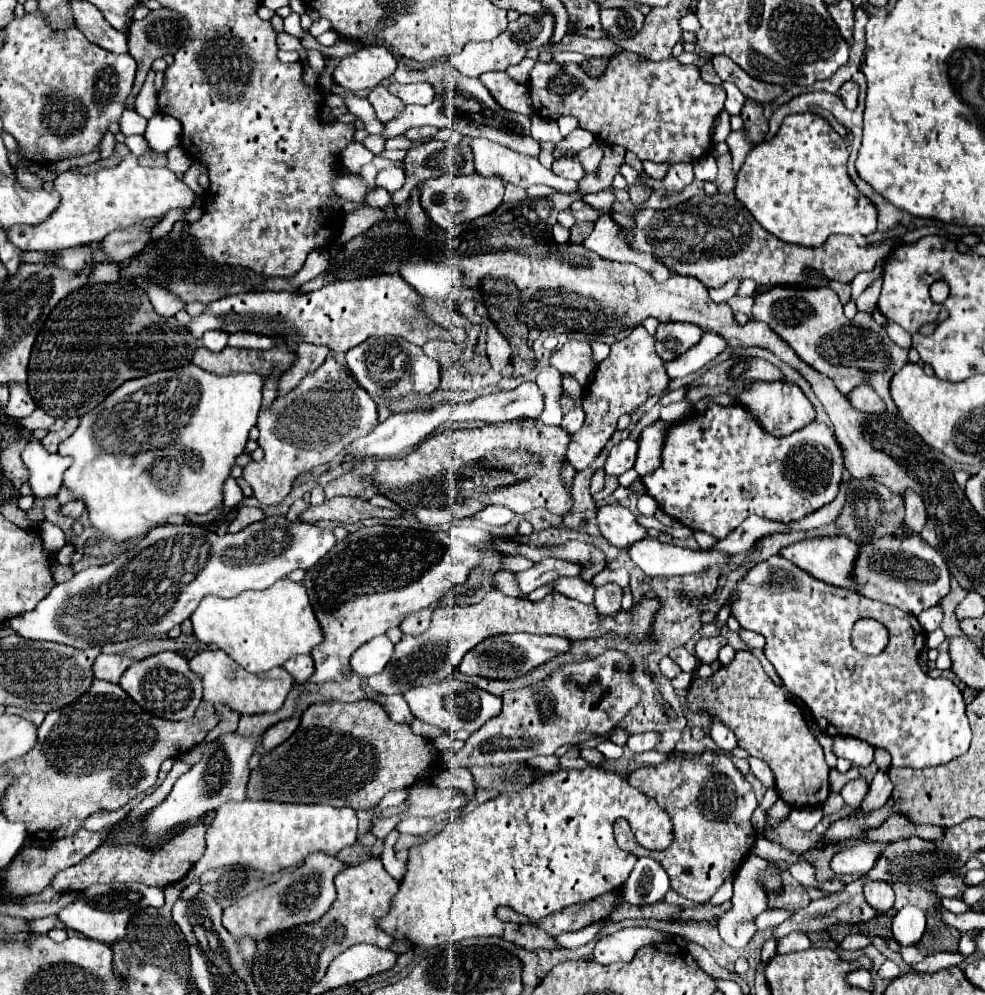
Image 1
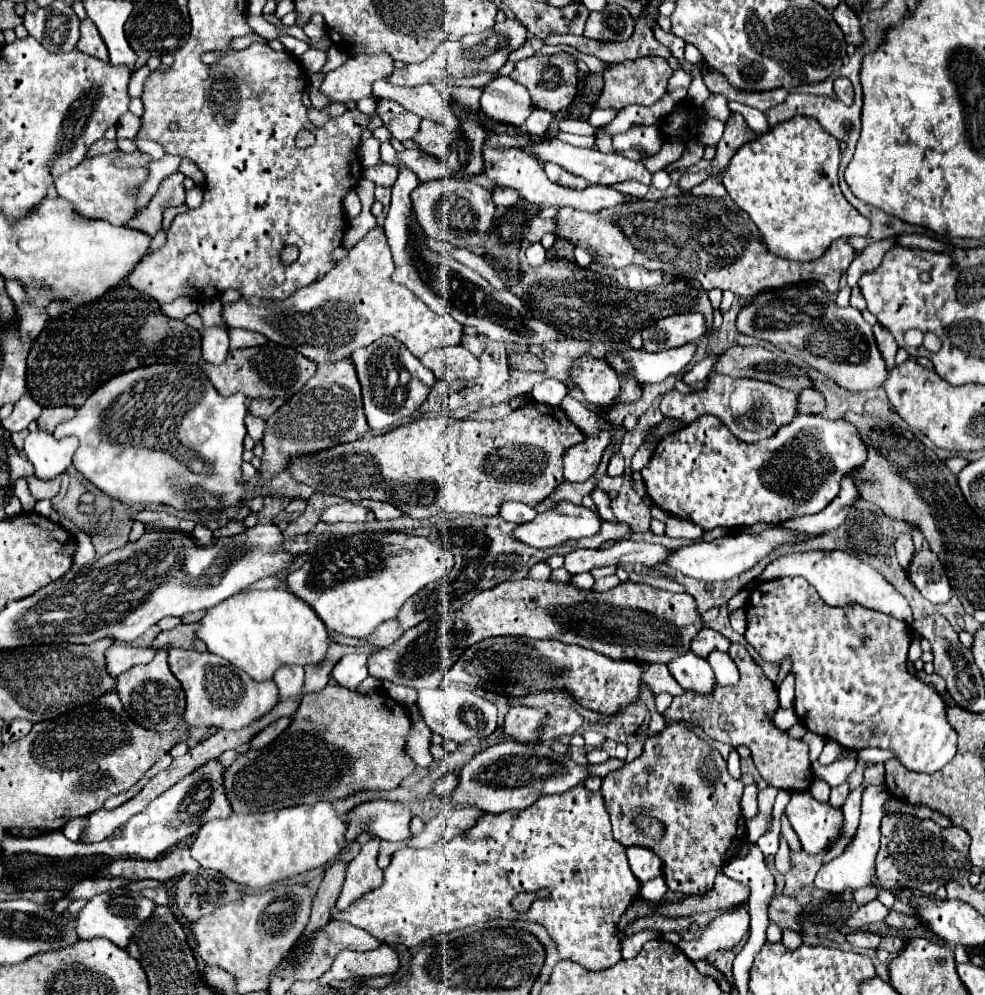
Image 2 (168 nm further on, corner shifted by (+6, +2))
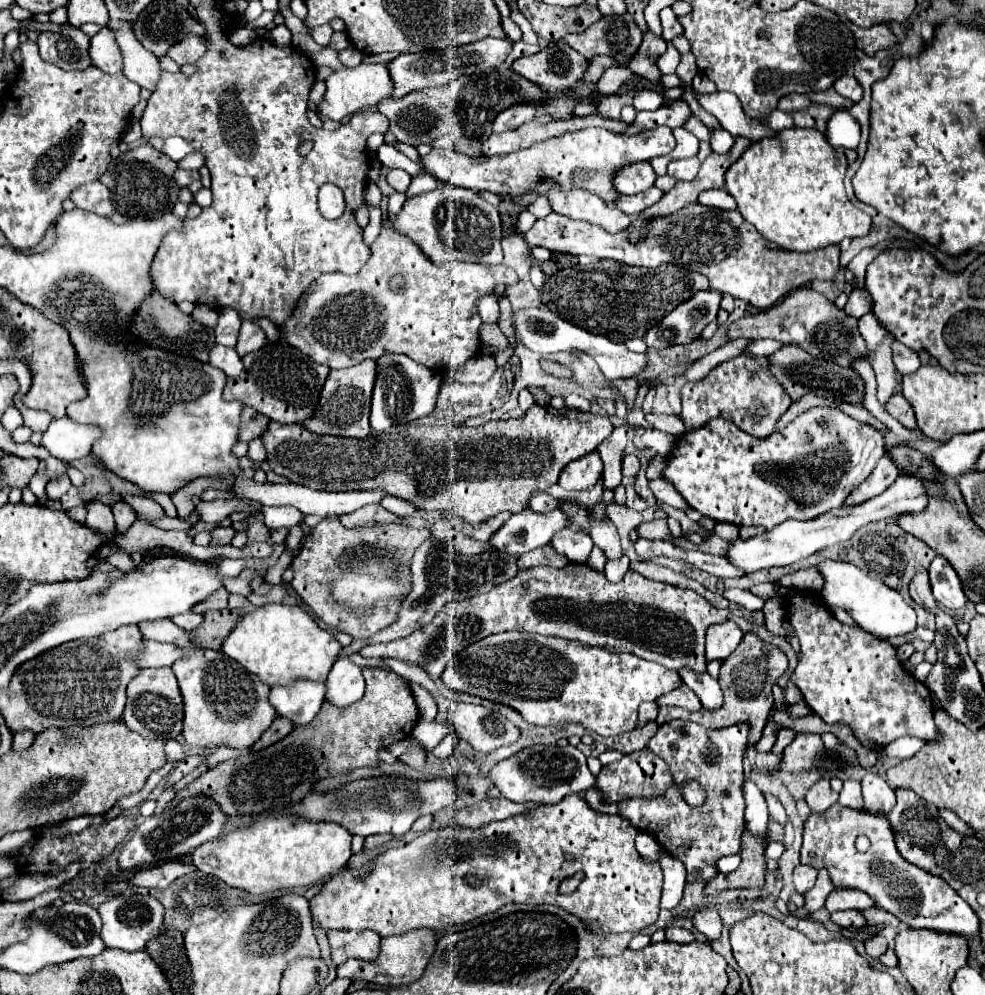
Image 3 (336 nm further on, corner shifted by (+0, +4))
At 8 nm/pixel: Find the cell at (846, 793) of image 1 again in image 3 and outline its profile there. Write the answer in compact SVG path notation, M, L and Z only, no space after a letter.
M846 780L844 782L844 788L840 792L840 800L838 800L842 806L848 806L848 808L864 808L864 800L862 800L862 786L860 782L854 782L854 780Z

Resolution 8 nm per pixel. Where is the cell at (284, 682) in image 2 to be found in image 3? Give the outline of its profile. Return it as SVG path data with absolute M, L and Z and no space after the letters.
M294 682L292 686L272 686L270 690L270 704L294 726L310 724L322 702L324 684L320 682Z

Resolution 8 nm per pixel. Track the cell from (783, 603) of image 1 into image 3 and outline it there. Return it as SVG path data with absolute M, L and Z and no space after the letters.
M792 592L786 606L786 618L794 626L800 643L800 660L792 682L802 690L806 704L816 712L826 724L844 722L852 726L854 734L866 742L866 746L890 744L900 736L918 736L926 742L932 742L938 736L934 724L932 696L930 690L908 674L902 664L896 660L896 650L888 642L880 642L870 634L864 634L860 628L850 628L838 622L830 610L826 610L820 596L808 592Z

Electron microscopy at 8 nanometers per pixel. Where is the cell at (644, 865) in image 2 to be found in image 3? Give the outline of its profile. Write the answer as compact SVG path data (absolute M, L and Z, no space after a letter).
M638 832L636 836L636 850L646 858L646 860L658 860L660 856L660 844L652 838L652 834L646 834L646 832Z

